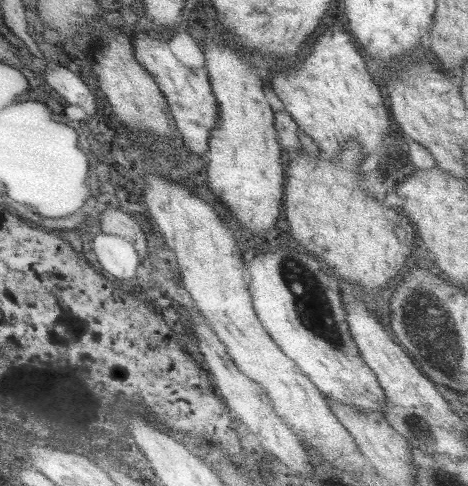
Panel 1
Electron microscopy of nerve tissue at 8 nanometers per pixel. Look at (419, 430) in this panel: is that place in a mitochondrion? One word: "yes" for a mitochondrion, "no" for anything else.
yes

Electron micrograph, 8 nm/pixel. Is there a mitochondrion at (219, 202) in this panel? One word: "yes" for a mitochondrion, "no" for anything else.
no

